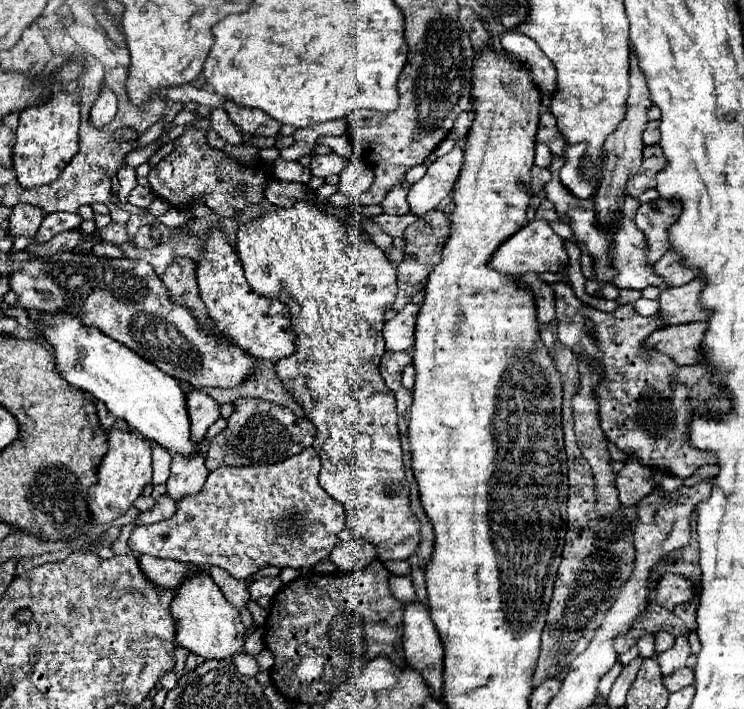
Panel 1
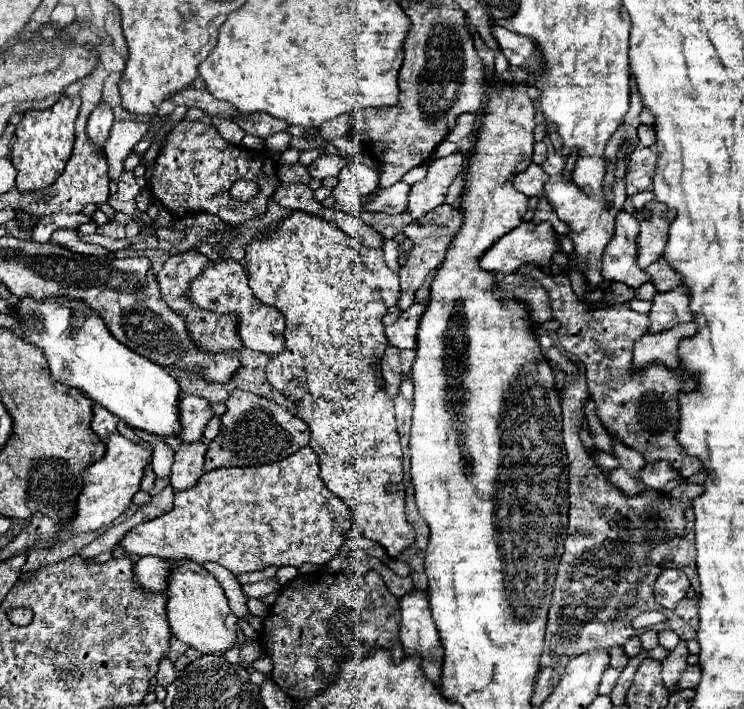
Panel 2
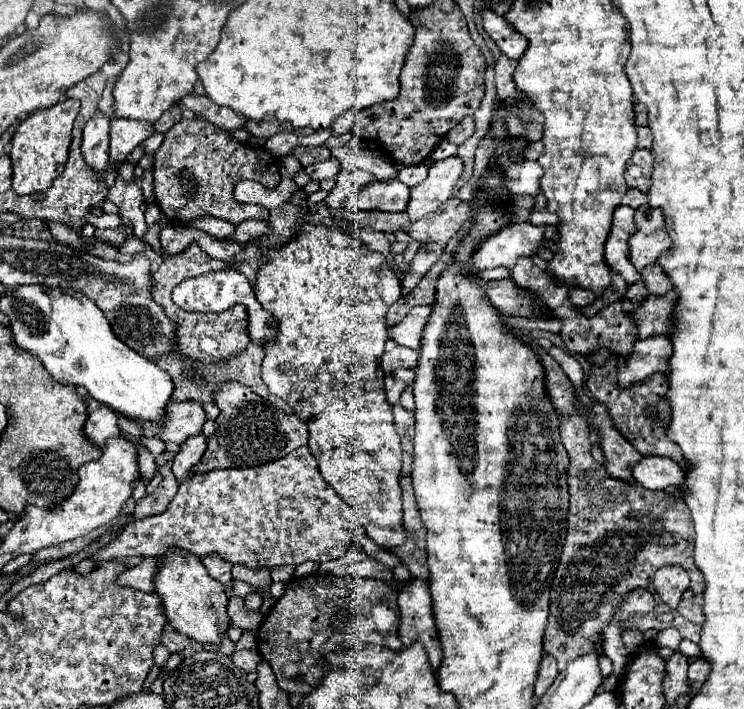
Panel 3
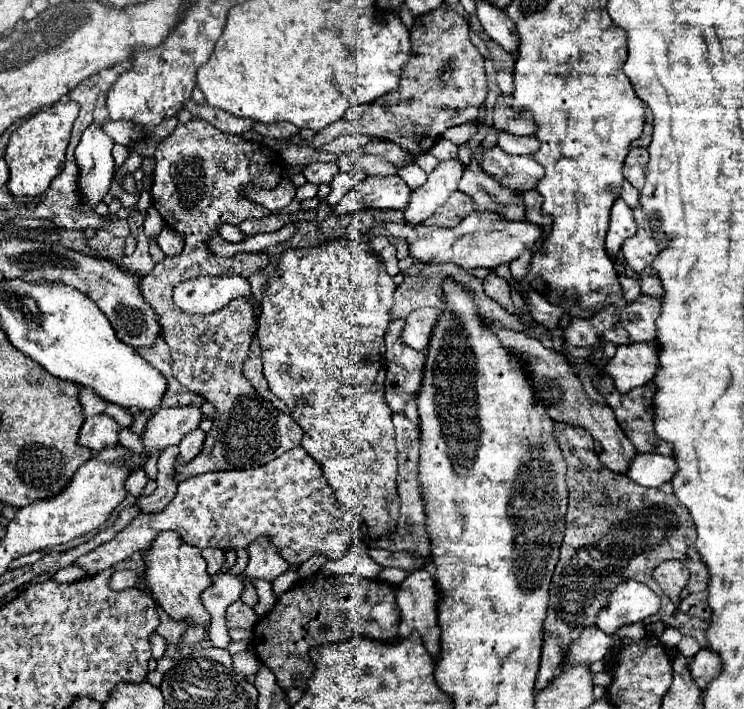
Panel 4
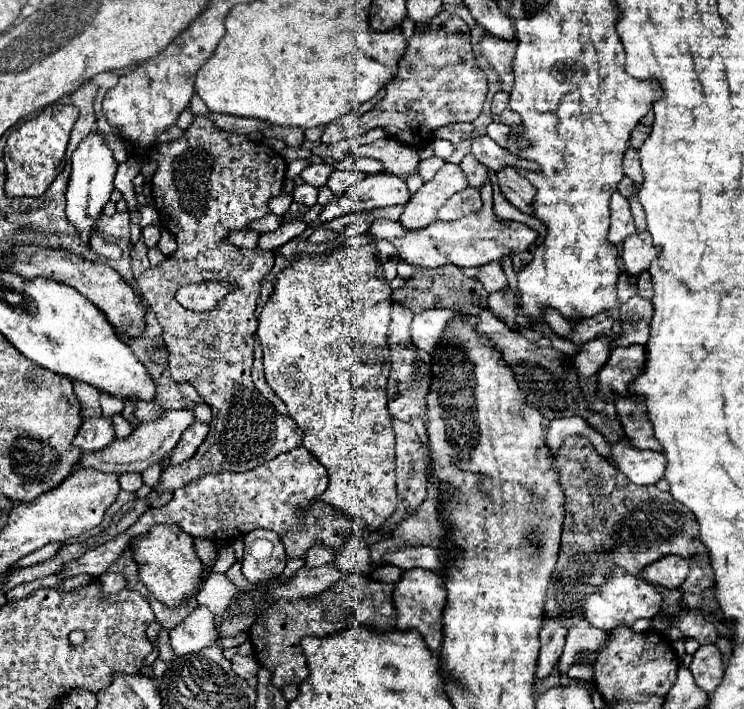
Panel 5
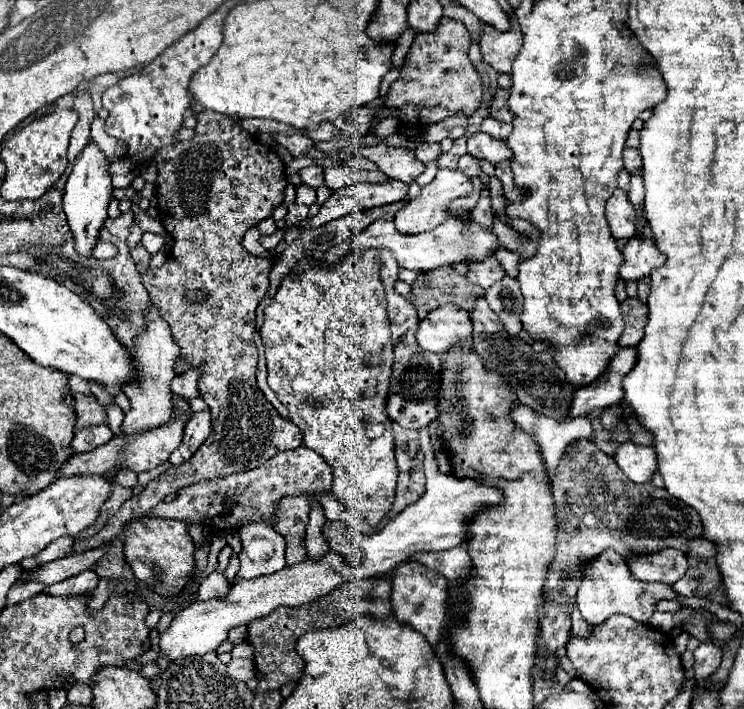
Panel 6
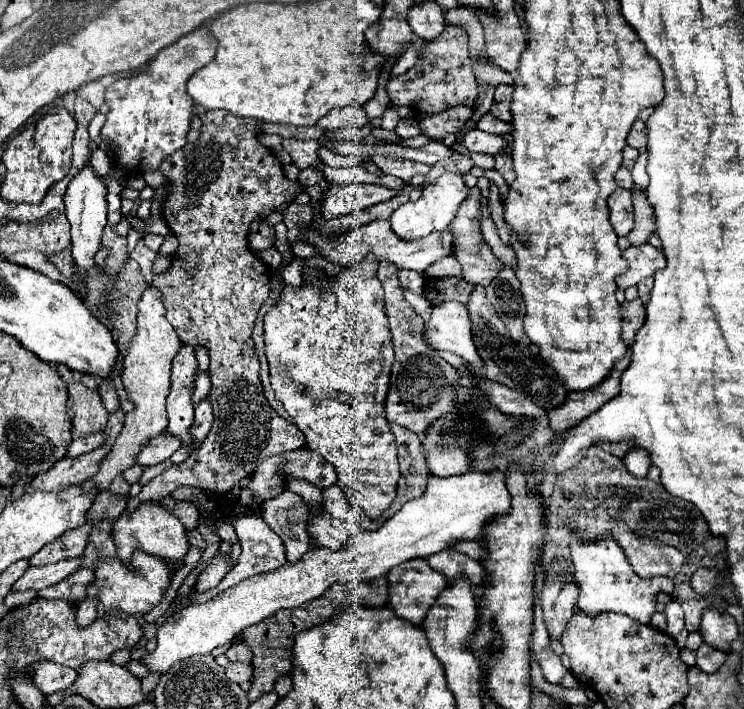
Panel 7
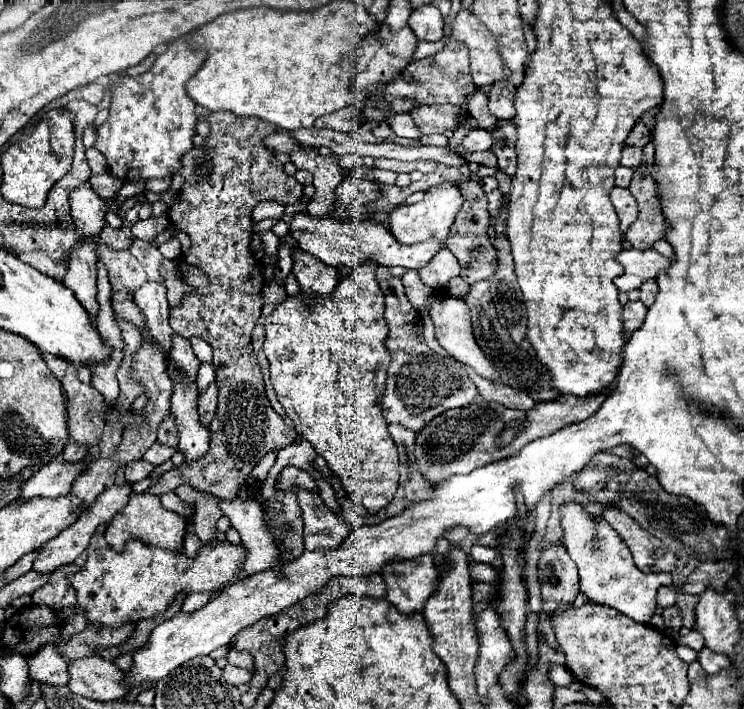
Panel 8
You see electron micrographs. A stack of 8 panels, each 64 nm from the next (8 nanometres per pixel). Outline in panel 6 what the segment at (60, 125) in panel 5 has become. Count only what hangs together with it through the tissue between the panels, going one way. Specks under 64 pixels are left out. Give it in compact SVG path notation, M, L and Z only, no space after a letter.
M54 108L50 114L44 114L30 122L28 126L14 132L2 146L2 162L6 164L6 178L2 182L2 196L6 200L38 200L52 184L64 174L68 160L68 142L70 132L76 126L78 114L68 108Z

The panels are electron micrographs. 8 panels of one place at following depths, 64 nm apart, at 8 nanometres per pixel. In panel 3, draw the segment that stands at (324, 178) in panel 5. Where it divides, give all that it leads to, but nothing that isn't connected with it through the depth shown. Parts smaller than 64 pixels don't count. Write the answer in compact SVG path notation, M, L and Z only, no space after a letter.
M328 158L324 162L314 162L310 166L304 168L306 174L312 178L312 180L328 180L328 178L336 178L336 174L340 172L340 162L336 158Z

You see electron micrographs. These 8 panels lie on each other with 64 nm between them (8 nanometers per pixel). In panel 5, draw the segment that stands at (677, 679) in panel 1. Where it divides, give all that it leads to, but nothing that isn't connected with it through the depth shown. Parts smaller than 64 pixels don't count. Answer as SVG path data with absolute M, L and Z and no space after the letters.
M706 644L700 646L698 652L694 654L694 660L690 664L690 672L696 680L696 684L704 692L714 692L714 688L720 684L720 676L724 674L724 664L722 664L722 654L716 648L716 644Z

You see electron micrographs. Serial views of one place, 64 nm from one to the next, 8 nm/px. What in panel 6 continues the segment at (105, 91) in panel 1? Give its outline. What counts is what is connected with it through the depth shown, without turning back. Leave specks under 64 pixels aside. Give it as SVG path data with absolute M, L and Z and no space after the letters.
M88 142L86 148L78 154L78 158L74 160L74 168L68 176L66 188L64 188L64 212L70 224L70 230L74 234L74 242L76 242L76 252L82 256L90 256L92 248L98 240L100 228L106 220L106 208L112 200L112 180L110 180L110 160L106 158L106 154L96 146L96 142Z

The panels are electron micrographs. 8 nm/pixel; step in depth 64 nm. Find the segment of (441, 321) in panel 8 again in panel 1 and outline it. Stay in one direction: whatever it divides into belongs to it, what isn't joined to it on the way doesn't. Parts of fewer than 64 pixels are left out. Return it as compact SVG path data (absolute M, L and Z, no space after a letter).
M406 304L404 310L400 310L392 320L386 322L382 332L386 340L386 352L408 352L414 346L414 324L418 310L418 304Z

